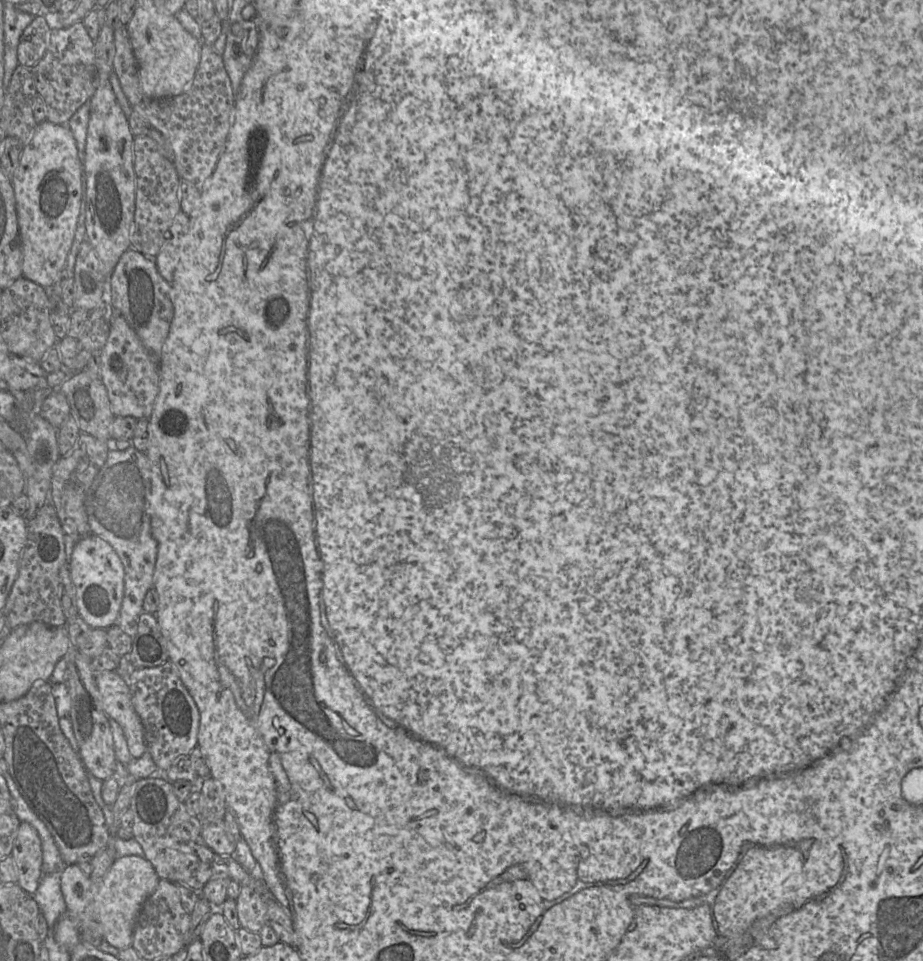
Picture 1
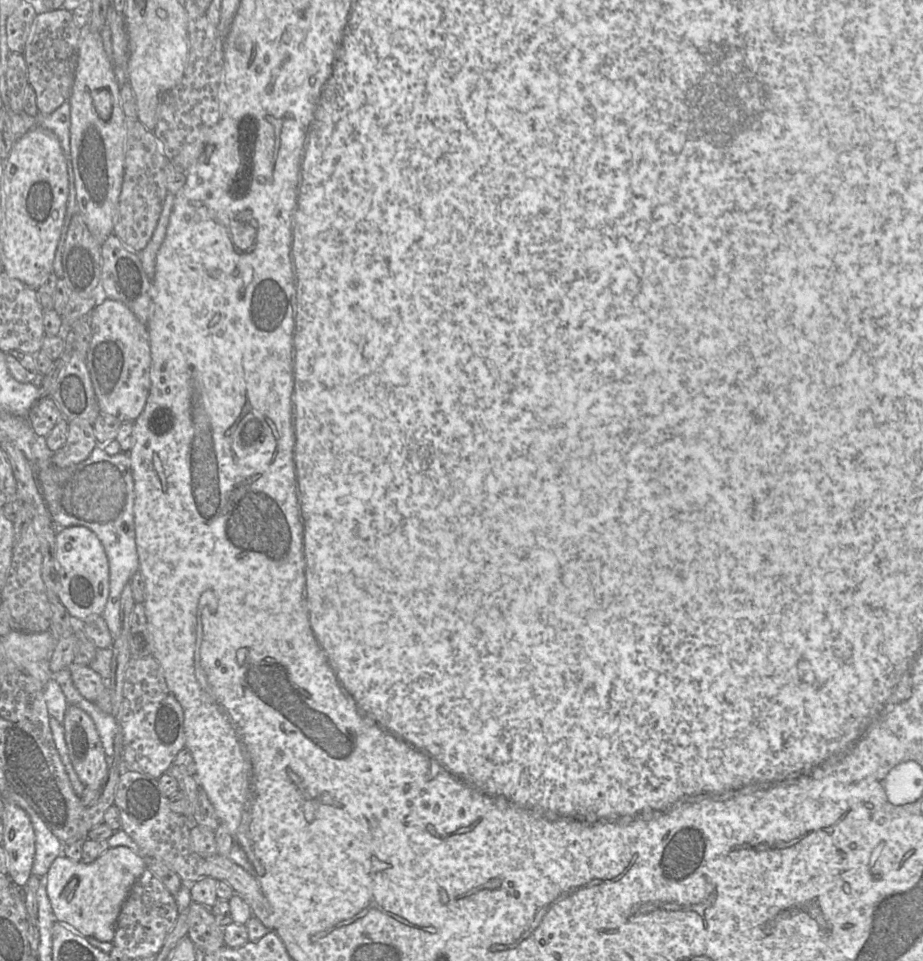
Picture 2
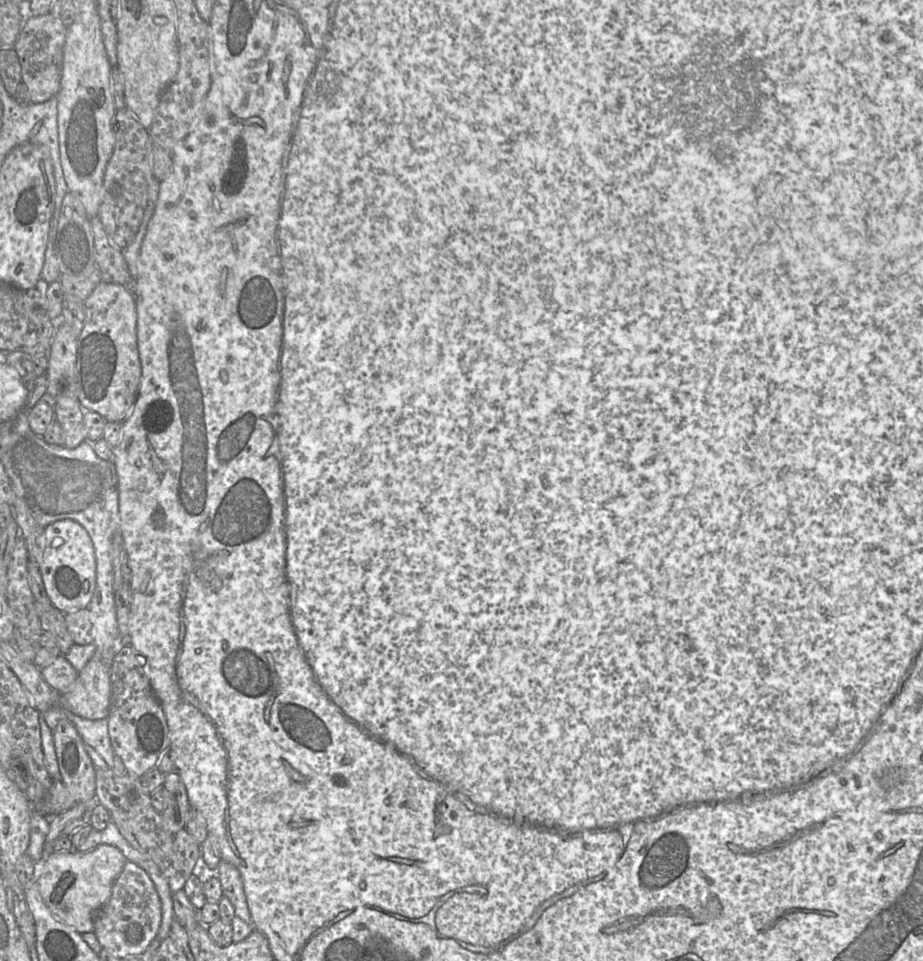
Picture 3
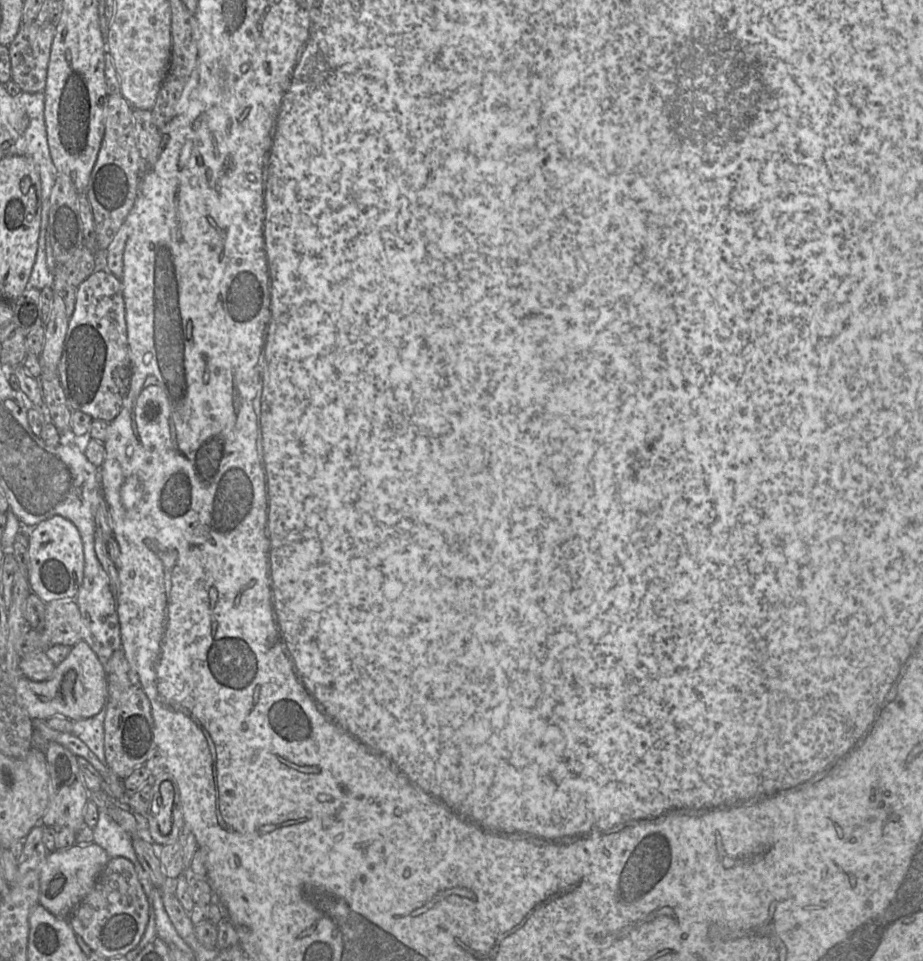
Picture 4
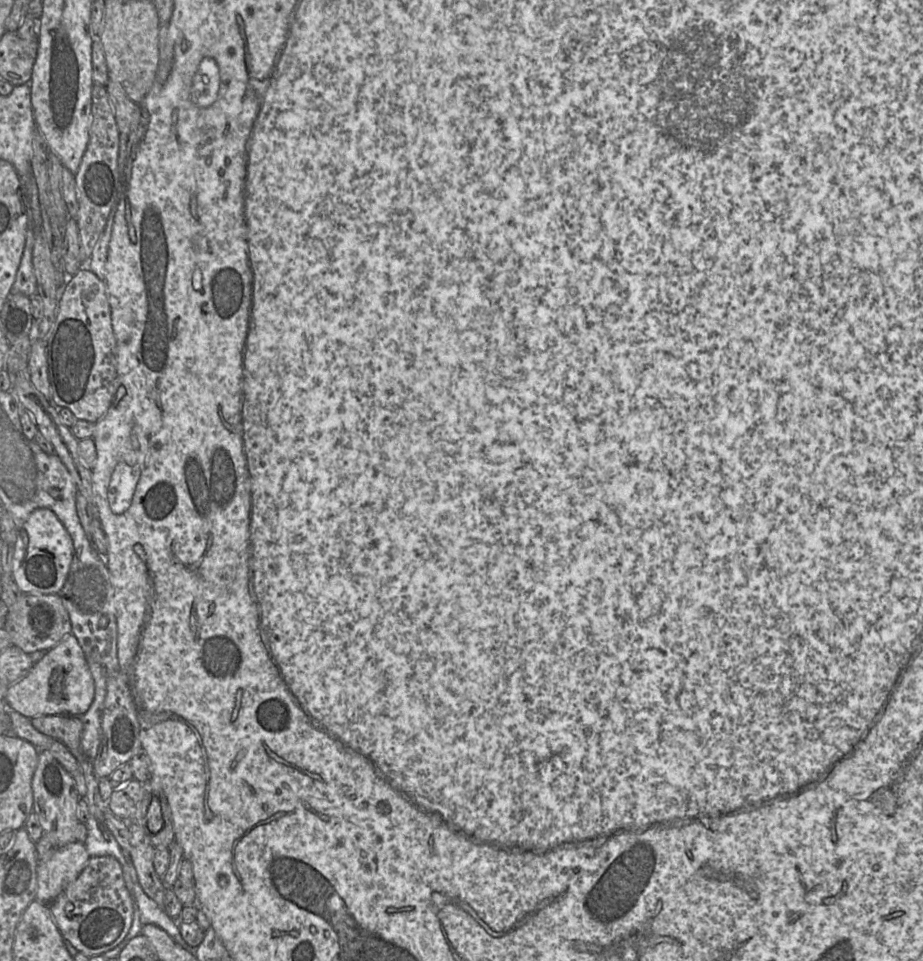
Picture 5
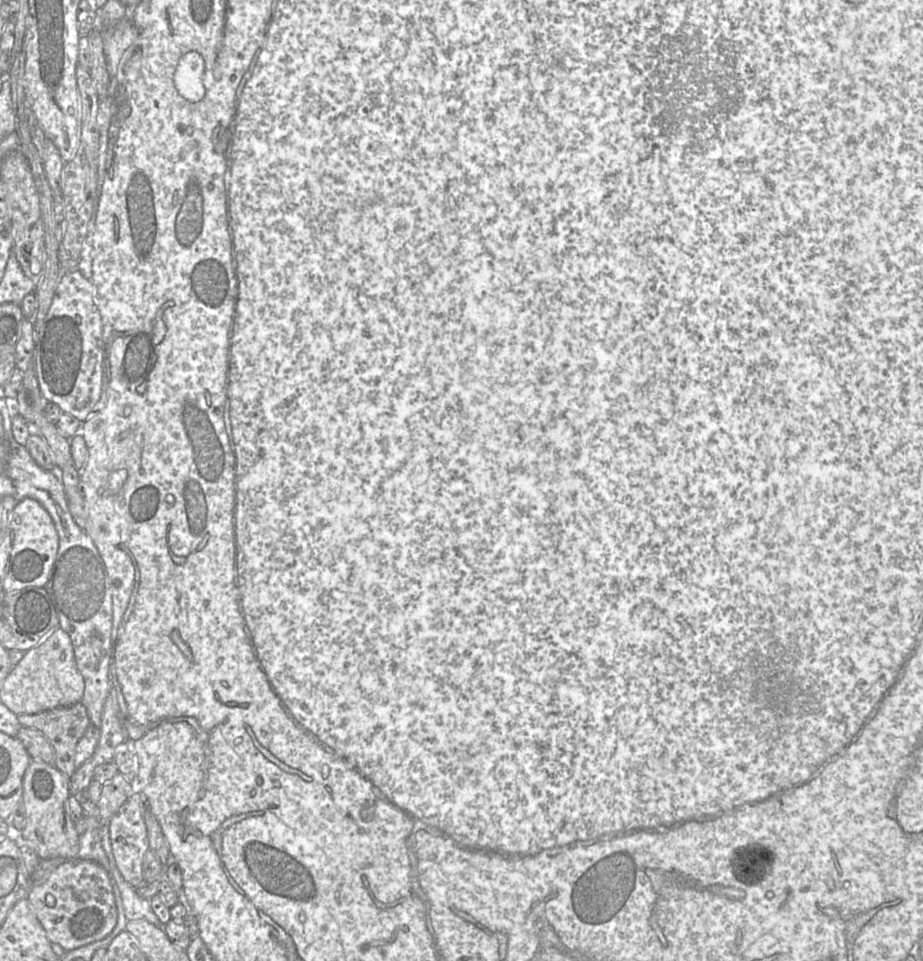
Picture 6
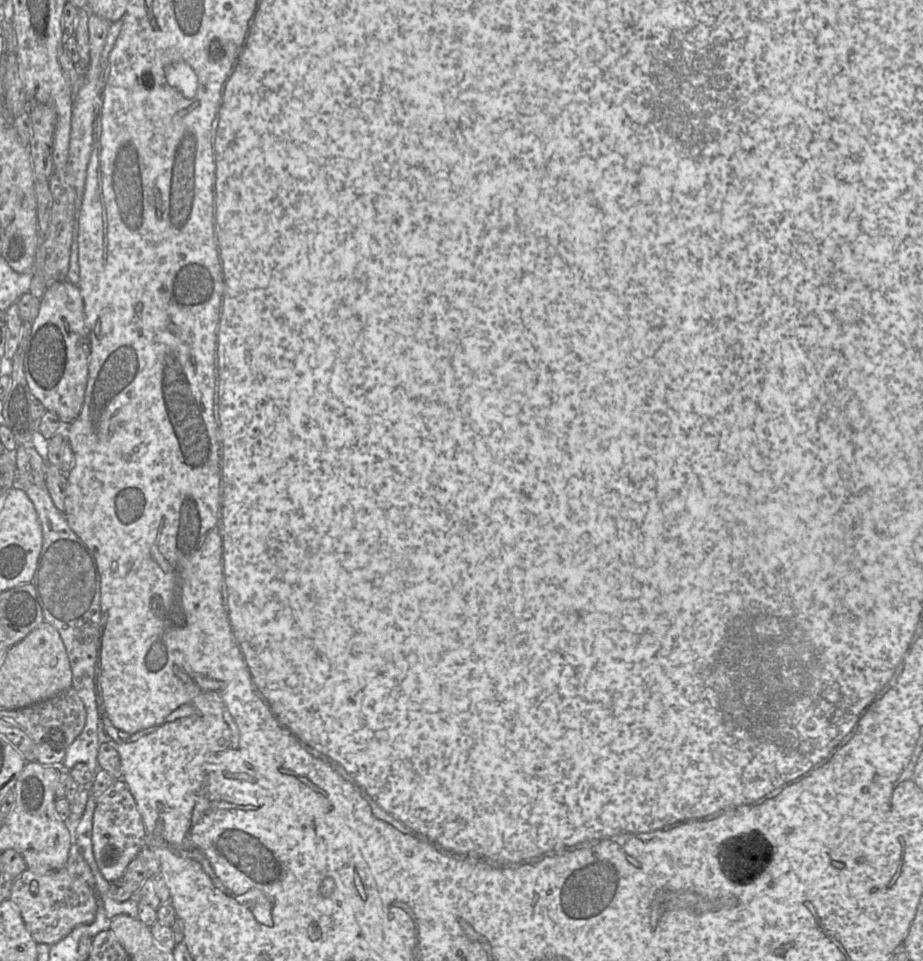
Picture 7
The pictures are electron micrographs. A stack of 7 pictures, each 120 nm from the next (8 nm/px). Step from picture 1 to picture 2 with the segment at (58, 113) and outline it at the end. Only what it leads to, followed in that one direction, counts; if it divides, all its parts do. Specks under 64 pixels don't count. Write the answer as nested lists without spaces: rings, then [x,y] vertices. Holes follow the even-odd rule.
[[[60,8],[35,17],[23,56],[28,68],[29,86],[36,93],[39,114],[51,114],[68,102],[75,79],[80,34],[81,28],[74,22],[69,9]]]

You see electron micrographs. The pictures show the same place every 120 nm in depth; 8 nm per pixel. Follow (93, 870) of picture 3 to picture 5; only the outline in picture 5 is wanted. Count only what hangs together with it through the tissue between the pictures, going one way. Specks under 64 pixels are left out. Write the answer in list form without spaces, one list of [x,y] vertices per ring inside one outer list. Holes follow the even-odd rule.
[[[72,842],[47,853],[37,865],[36,899],[52,903],[72,883],[90,859],[84,842]]]

